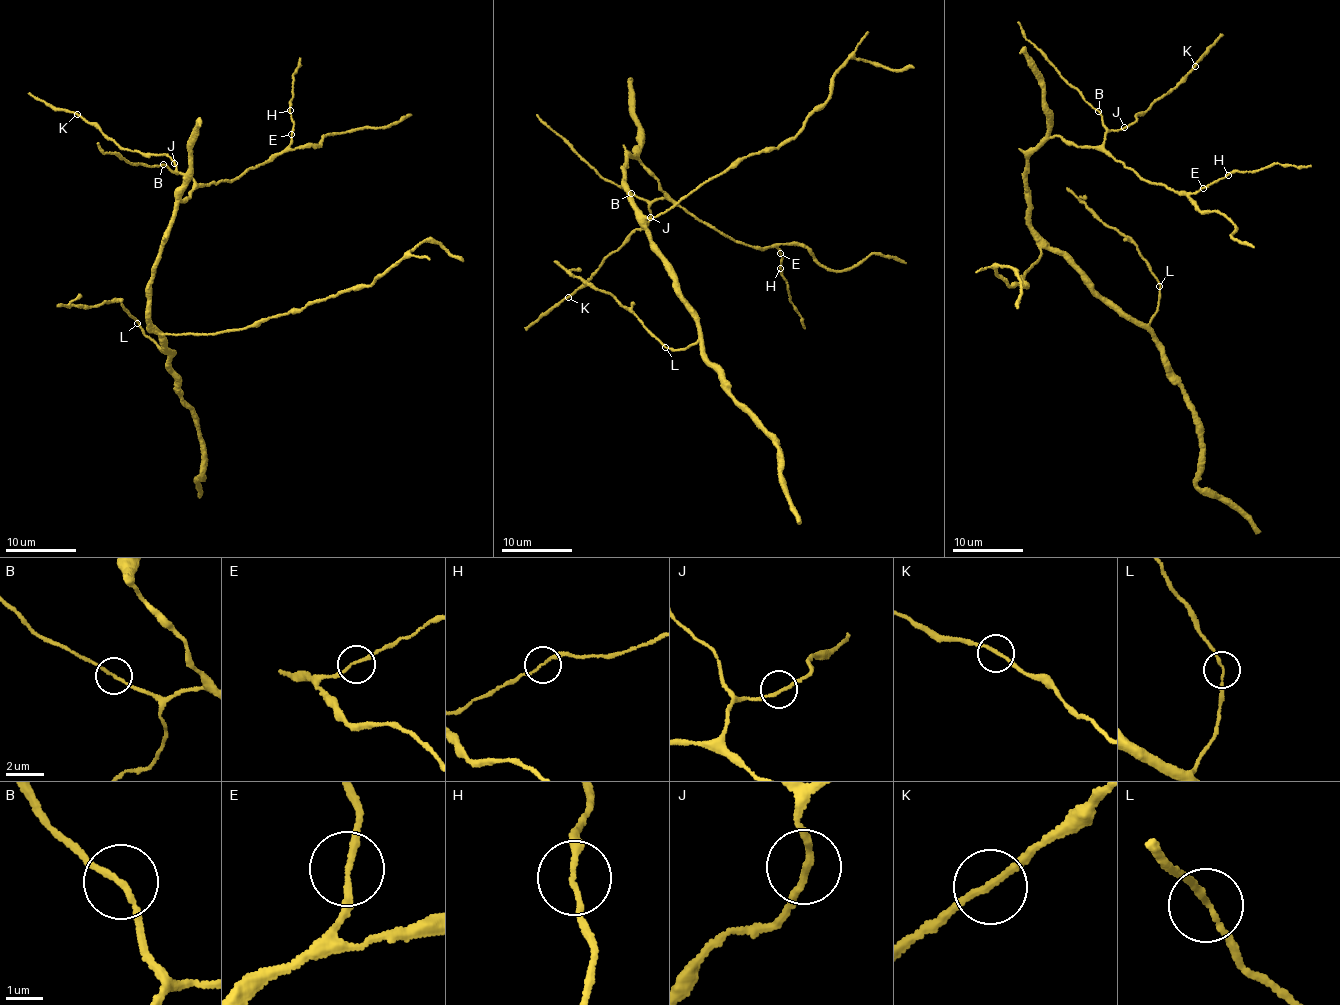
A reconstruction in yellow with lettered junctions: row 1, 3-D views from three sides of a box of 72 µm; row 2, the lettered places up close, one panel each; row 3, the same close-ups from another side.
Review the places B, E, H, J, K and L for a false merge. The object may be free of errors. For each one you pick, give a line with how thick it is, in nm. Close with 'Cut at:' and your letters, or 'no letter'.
Cut at: no letter

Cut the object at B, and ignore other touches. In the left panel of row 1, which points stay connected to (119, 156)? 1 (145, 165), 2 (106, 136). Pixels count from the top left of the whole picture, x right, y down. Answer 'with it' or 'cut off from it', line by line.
1: with it
2: cut off from it

